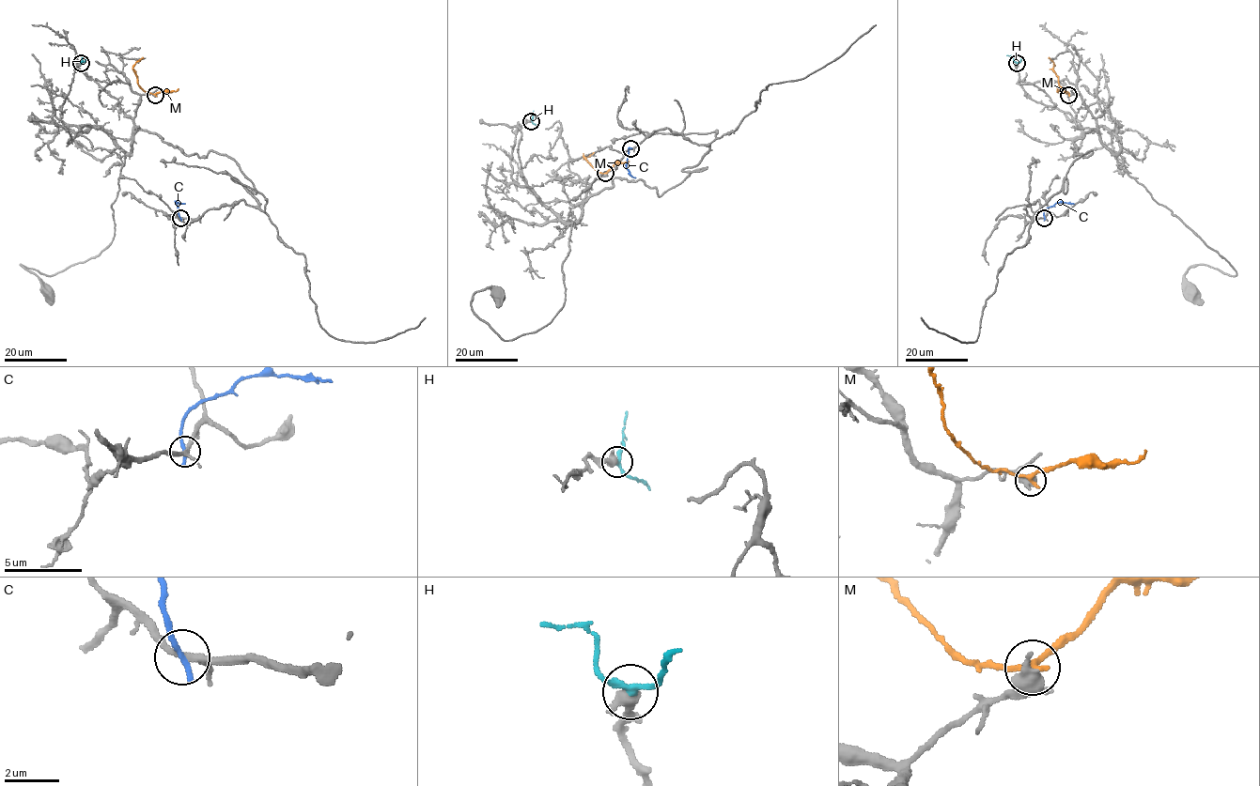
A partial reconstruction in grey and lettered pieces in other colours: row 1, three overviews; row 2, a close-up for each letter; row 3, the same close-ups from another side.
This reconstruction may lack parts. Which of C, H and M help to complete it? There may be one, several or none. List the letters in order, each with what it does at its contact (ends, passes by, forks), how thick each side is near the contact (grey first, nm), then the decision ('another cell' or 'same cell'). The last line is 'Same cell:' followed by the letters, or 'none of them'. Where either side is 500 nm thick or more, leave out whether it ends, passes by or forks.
C: it ends; calibres 220 and 280 nm; another cell
H: it passes by; calibres 480 and 220 nm; same cell
M: calibres 700 and 240 nm; another cell
Same cell: H

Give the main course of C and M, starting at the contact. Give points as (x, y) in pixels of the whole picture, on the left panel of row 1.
C: (180, 217), (176, 203), (185, 204)
M: (155, 95), (138, 84), (132, 69), (143, 58)

